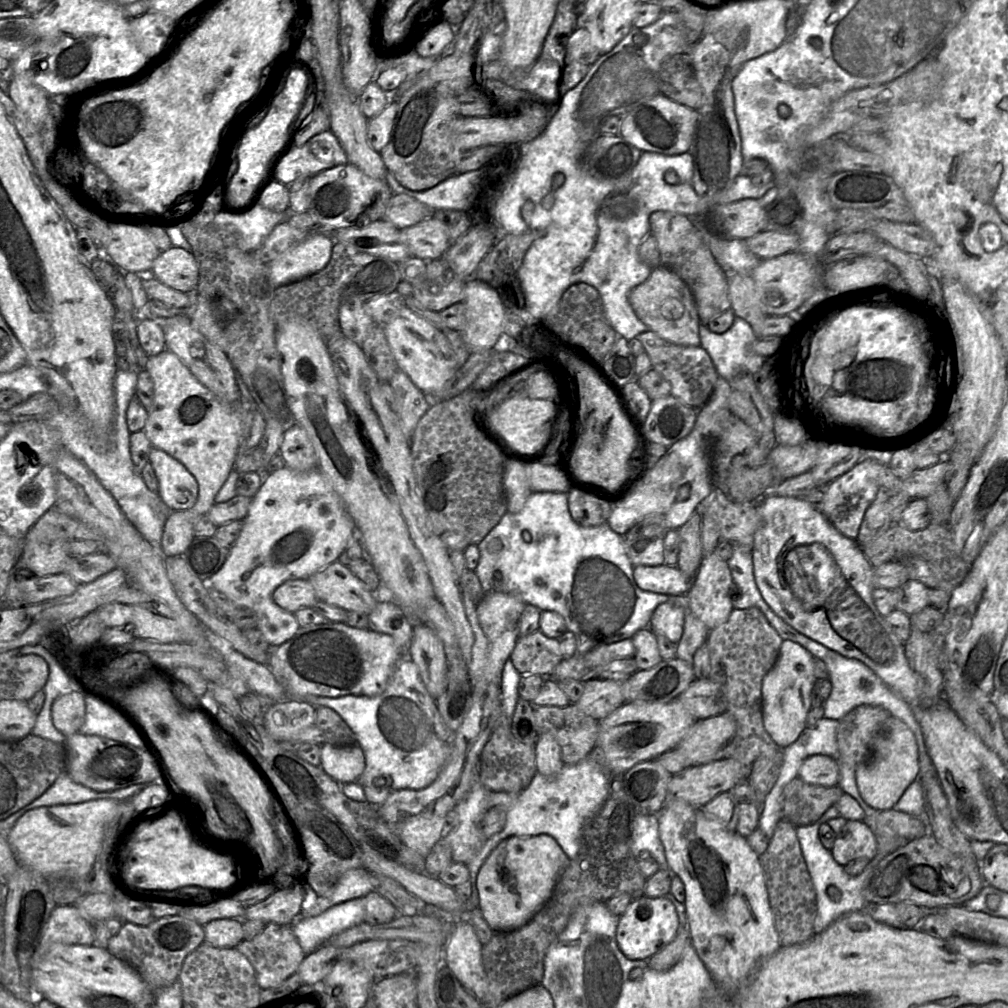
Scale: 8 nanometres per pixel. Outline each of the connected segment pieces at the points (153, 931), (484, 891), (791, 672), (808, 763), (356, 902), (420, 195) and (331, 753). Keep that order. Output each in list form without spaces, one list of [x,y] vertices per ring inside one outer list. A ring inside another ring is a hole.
[[[175,915],[156,918],[146,926],[123,922],[120,931],[110,937],[107,950],[134,967],[147,985],[156,992],[178,980],[185,958],[204,942],[204,926]]]
[[[547,835],[510,836],[487,856],[477,875],[479,909],[495,932],[508,932],[527,924],[548,902],[569,859]]]
[[[785,640],[780,647],[779,656],[773,668],[762,681],[763,725],[772,740],[781,748],[794,743],[807,727],[806,718],[811,709],[811,692],[816,683],[814,656],[801,645]]]
[[[812,755],[804,760],[798,778],[813,785],[833,787],[839,782],[838,762],[826,755]]]
[[[364,897],[336,904],[319,915],[296,921],[291,929],[305,954],[340,932],[364,922]]]
[[[480,170],[455,173],[436,186],[422,191],[414,191],[404,187],[391,173],[387,173],[386,182],[393,194],[408,195],[434,211],[465,211],[470,207],[475,197],[480,176]]]
[[[358,743],[336,746],[321,745],[320,767],[335,781],[347,784],[357,781],[365,769],[365,755]]]

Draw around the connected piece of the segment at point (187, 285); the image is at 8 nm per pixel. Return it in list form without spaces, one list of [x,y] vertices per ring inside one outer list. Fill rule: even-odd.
[[[172,246],[160,252],[149,275],[172,289],[187,293],[197,287],[199,267],[192,252]]]

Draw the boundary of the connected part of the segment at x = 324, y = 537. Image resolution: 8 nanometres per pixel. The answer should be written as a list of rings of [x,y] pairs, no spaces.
[[[284,466],[265,475],[260,489],[252,498],[241,532],[230,546],[227,559],[215,574],[203,582],[206,587],[225,594],[237,605],[253,611],[257,617],[257,628],[265,640],[270,647],[278,647],[290,640],[300,626],[294,613],[282,609],[274,602],[273,592],[285,581],[309,579],[316,572],[338,561],[356,529],[340,496],[318,468],[299,472]]]

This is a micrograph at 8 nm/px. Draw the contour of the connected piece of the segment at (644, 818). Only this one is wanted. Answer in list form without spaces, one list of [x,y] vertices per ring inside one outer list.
[[[637,815],[633,820],[631,851],[636,859],[652,858],[658,863],[659,869],[669,871],[672,874],[668,867],[664,847],[659,837],[658,827],[657,815]]]

